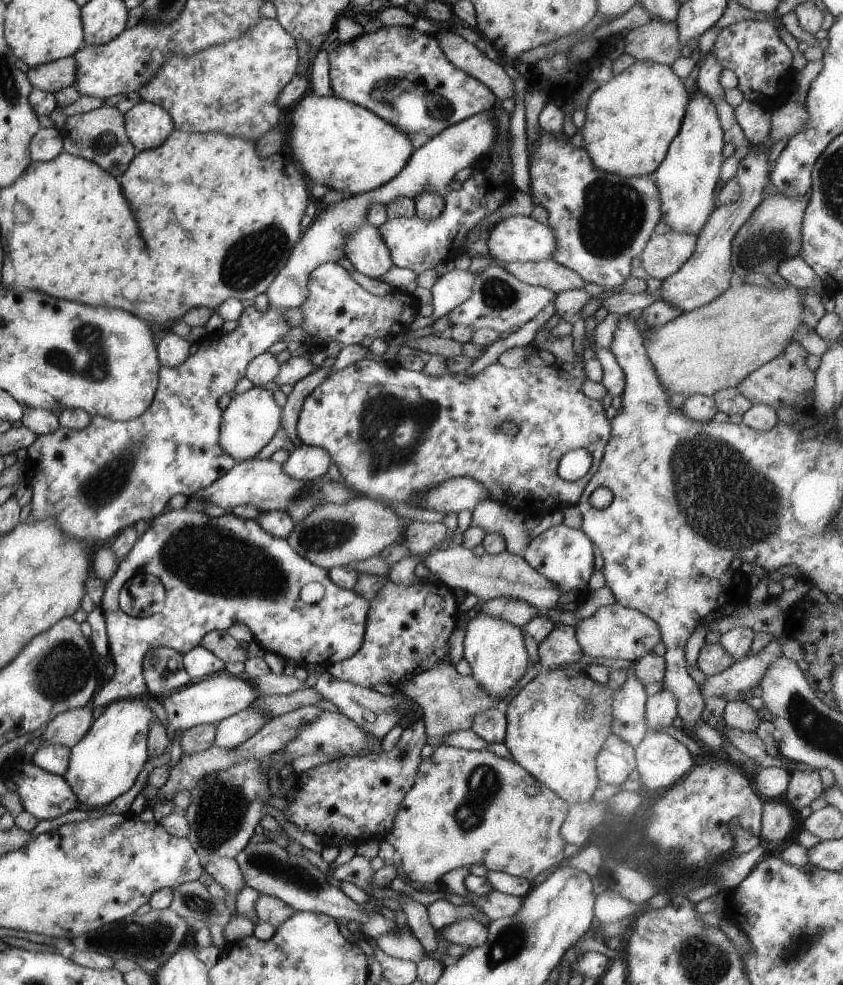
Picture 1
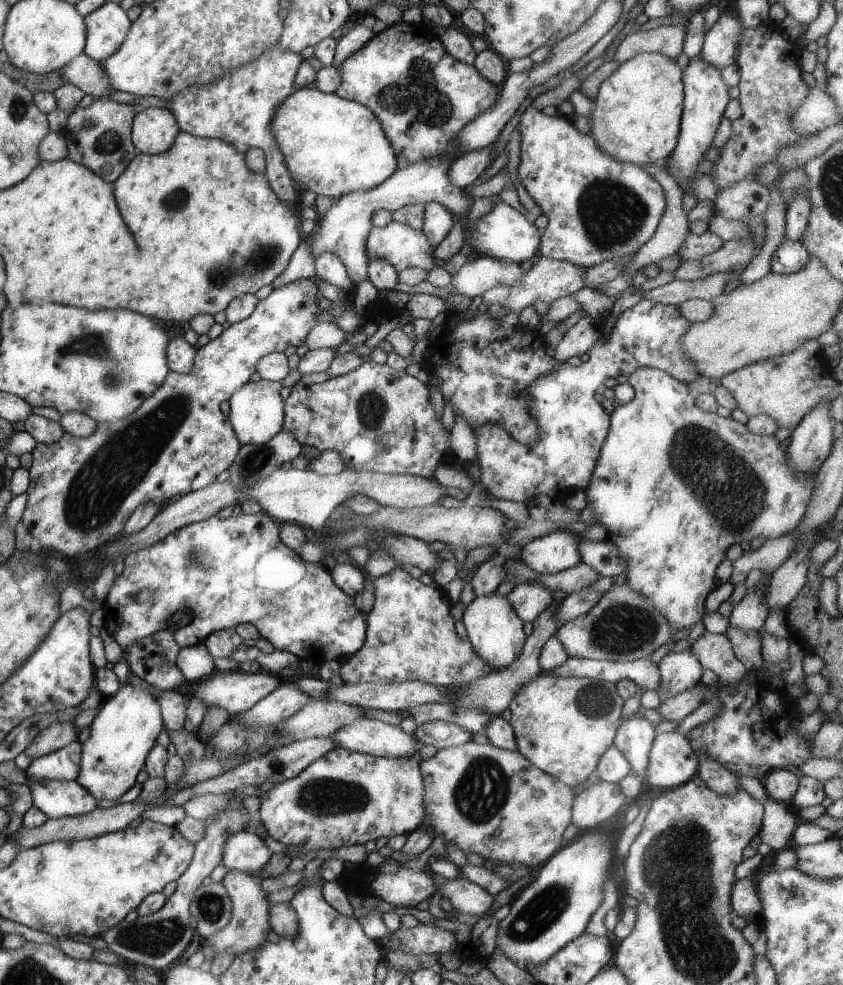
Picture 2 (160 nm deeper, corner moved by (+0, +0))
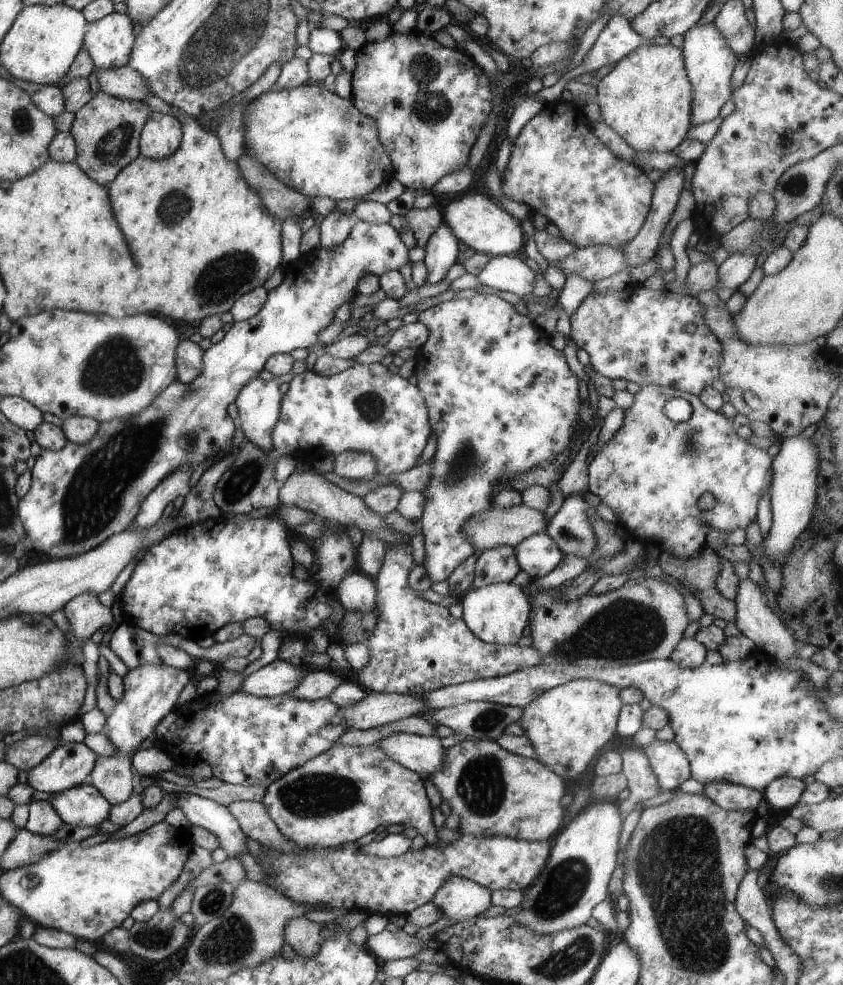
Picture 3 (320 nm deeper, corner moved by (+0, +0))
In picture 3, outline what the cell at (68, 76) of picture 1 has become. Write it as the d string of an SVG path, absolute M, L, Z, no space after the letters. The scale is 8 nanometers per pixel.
M127 65L112 69L94 68L92 72L95 72L95 76L97 76L99 89L109 96L141 101L149 95L153 95L144 78Z

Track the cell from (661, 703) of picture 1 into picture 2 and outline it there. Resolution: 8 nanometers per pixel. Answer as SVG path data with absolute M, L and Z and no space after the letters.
M689 649L667 653L656 666L660 676L656 692L661 701L699 683L703 669Z

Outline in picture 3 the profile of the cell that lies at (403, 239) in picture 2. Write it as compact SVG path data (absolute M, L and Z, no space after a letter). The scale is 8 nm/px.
M355 221L355 224L351 227L349 234L340 242L340 246L334 246L332 249L326 249L321 247L317 249L310 256L300 255L293 262L287 264L284 268L282 280L275 288L271 289L266 296L265 302L261 307L261 310L254 314L251 318L242 321L233 321L229 331L224 334L223 338L211 345L203 351L202 354L202 371L201 374L194 378L188 385L180 383L177 379L169 383L168 387L165 387L154 399L153 402L149 403L139 414L134 414L129 418L116 418L110 421L100 423L98 432L95 432L93 438L89 439L84 445L76 445L75 443L67 441L65 446L61 447L58 451L48 451L42 449L40 454L34 458L34 465L30 469L30 487L29 490L24 494L23 497L18 499L18 517L22 522L26 530L26 536L29 540L30 547L37 552L47 554L51 559L62 559L65 557L74 557L83 554L85 551L95 548L101 541L109 538L112 534L120 533L121 531L132 528L133 519L137 514L140 502L165 478L166 474L169 474L175 467L181 465L189 465L191 468L195 468L199 462L205 458L210 457L212 454L223 451L222 457L227 453L233 453L232 434L233 429L237 425L235 421L227 415L225 408L227 404L234 402L235 397L241 387L247 384L252 378L257 377L257 374L264 368L265 361L269 356L275 353L289 354L291 350L295 348L309 348L313 344L317 343L318 340L315 338L316 334L325 328L334 317L335 310L342 304L349 304L350 299L356 293L356 284L358 280L365 275L372 274L377 278L385 271L397 271L400 266L403 266L407 262L407 248L403 245L403 242L399 239L399 234L393 229L389 223L371 224L365 221Z

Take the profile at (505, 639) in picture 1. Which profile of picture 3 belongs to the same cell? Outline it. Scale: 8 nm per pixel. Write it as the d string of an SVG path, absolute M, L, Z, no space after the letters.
M491 583L478 589L469 588L458 601L462 619L467 628L483 642L497 645L513 645L528 624L530 602L520 587L509 583Z

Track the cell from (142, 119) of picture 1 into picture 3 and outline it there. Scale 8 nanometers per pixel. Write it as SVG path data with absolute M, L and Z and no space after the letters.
M151 111L138 140L138 154L147 159L166 159L180 146L182 130L173 115Z

